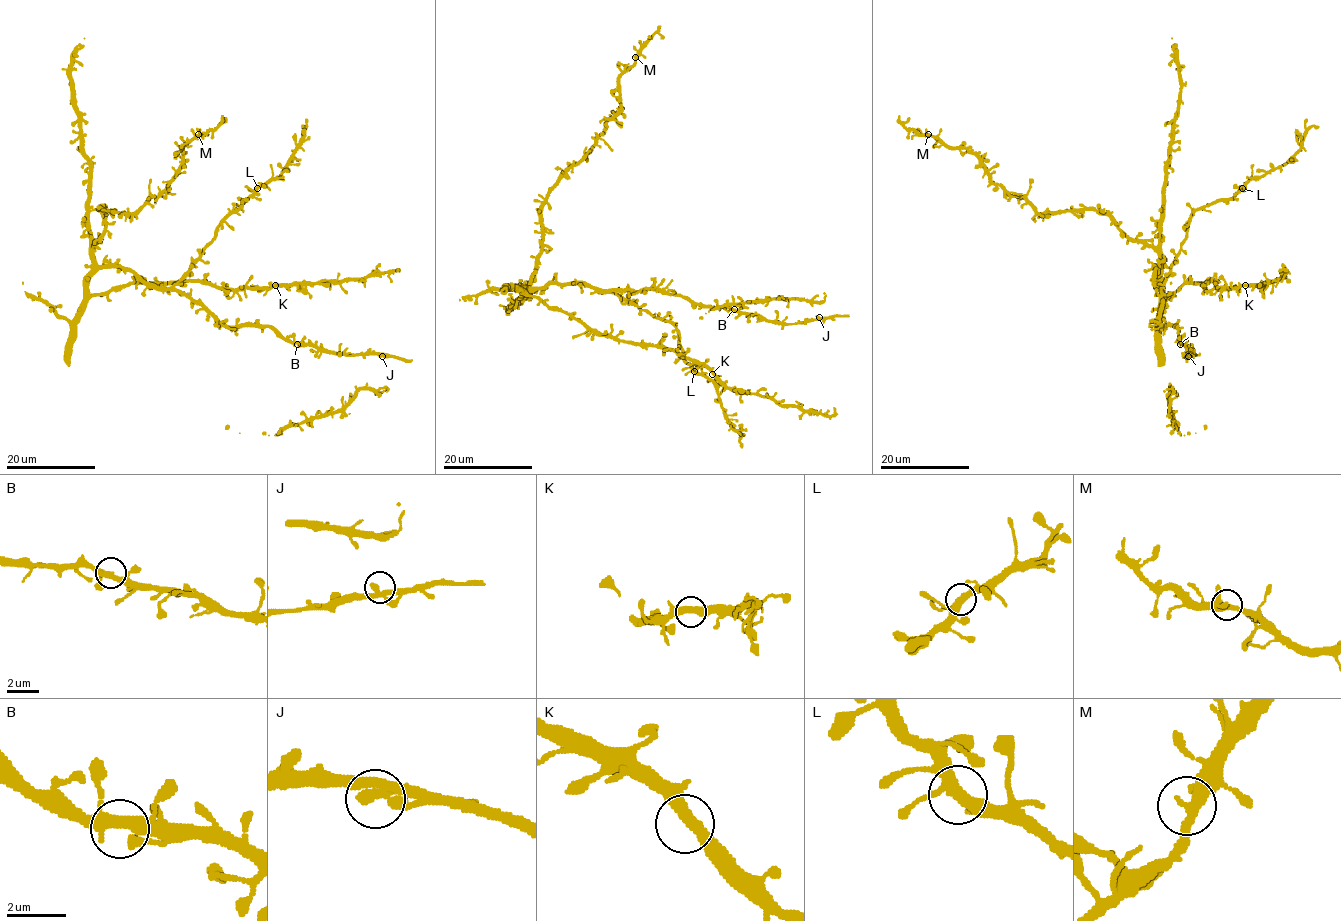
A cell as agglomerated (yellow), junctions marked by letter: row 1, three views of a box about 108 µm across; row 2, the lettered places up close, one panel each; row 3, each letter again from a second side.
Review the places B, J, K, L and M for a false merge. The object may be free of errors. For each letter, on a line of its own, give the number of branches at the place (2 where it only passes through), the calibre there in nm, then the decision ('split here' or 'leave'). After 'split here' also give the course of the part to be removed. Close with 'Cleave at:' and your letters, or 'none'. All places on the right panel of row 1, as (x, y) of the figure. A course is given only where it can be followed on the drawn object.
B: branches 3; calibre 320 nm; leave
J: branches 3; calibre 280 nm; leave
K: branches 3; calibre 320 nm; leave
L: branches 3; calibre 320 nm; leave
M: branches 3; calibre 320 nm; leave
Cleave at: none

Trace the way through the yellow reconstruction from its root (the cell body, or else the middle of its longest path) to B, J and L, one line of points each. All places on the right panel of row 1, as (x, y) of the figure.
B: (1161, 290), (1160, 321), (1164, 326), (1178, 328), (1180, 344)
J: (1161, 290), (1160, 321), (1164, 326), (1178, 328), (1178, 340), (1194, 354), (1188, 356)
L: (1161, 290), (1170, 272), (1170, 264), (1186, 238), (1191, 215), (1201, 206), (1230, 199), (1243, 188)

